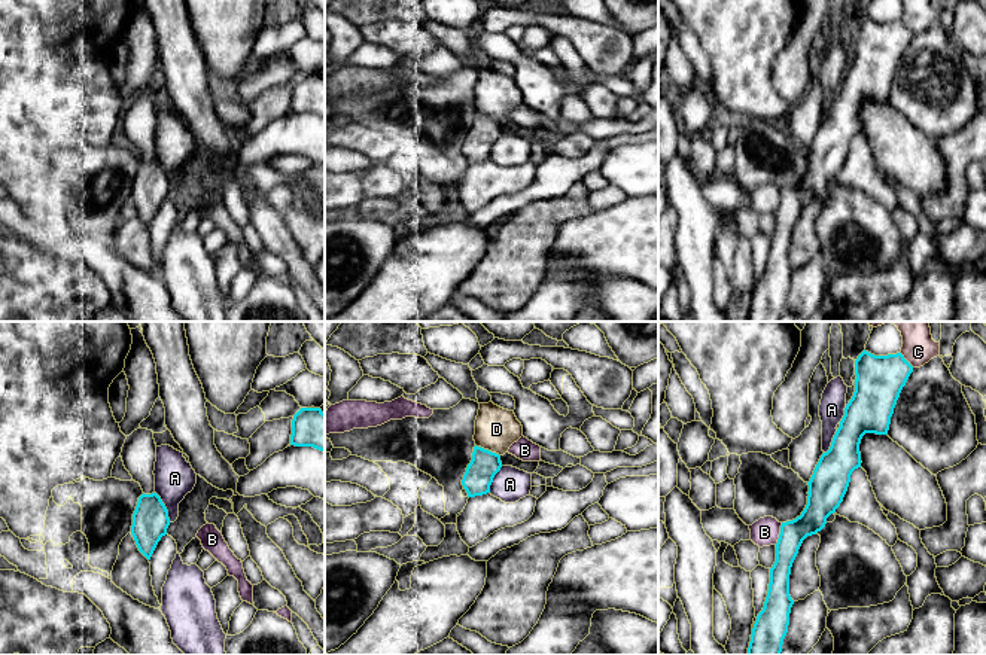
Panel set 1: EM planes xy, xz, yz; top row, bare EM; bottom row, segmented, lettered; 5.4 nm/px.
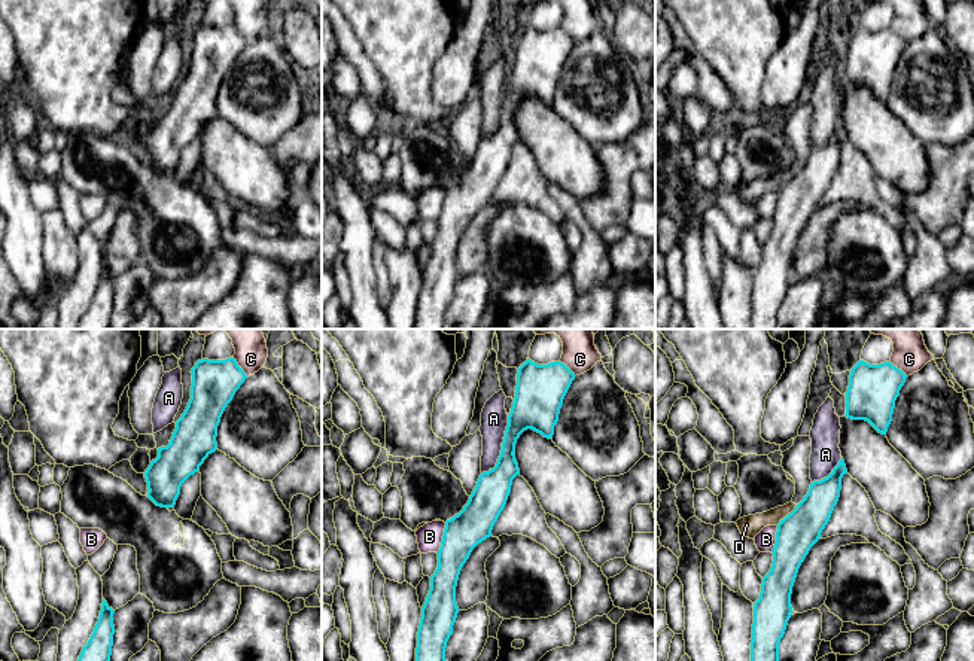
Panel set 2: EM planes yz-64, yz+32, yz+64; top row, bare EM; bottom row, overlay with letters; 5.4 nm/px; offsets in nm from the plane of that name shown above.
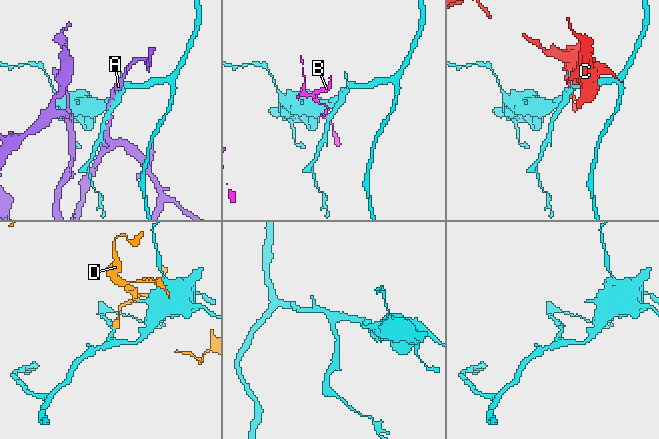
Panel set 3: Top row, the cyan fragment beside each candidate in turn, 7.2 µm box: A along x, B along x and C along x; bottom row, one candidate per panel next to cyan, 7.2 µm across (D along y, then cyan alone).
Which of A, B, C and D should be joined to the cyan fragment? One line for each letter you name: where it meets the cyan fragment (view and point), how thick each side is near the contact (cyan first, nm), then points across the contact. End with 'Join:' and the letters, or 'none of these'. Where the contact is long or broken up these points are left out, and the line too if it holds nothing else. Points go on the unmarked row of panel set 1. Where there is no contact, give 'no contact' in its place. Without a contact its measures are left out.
B: meets cyan in yz at (781, 200); 140 nm thick on the cyan side, 150 nm on the other
Join: B

